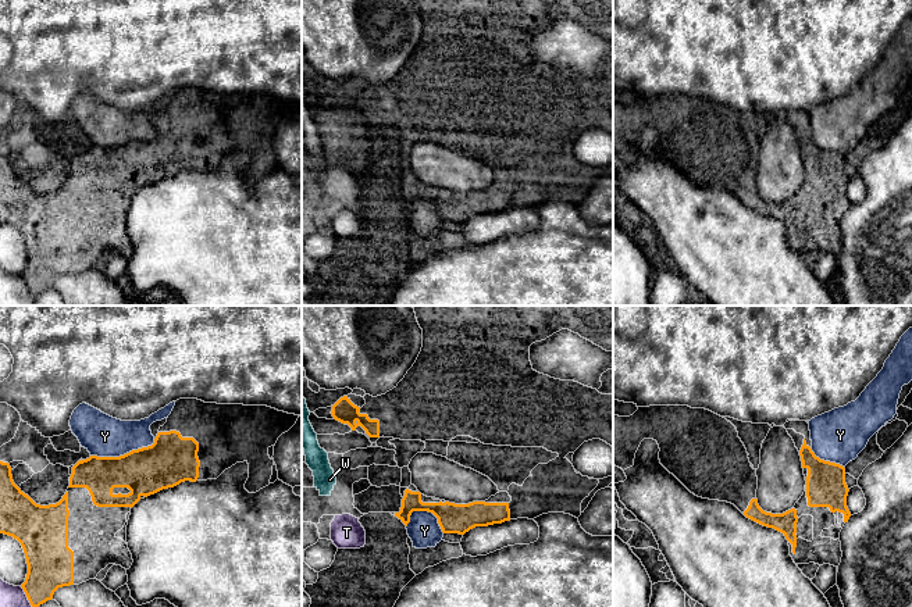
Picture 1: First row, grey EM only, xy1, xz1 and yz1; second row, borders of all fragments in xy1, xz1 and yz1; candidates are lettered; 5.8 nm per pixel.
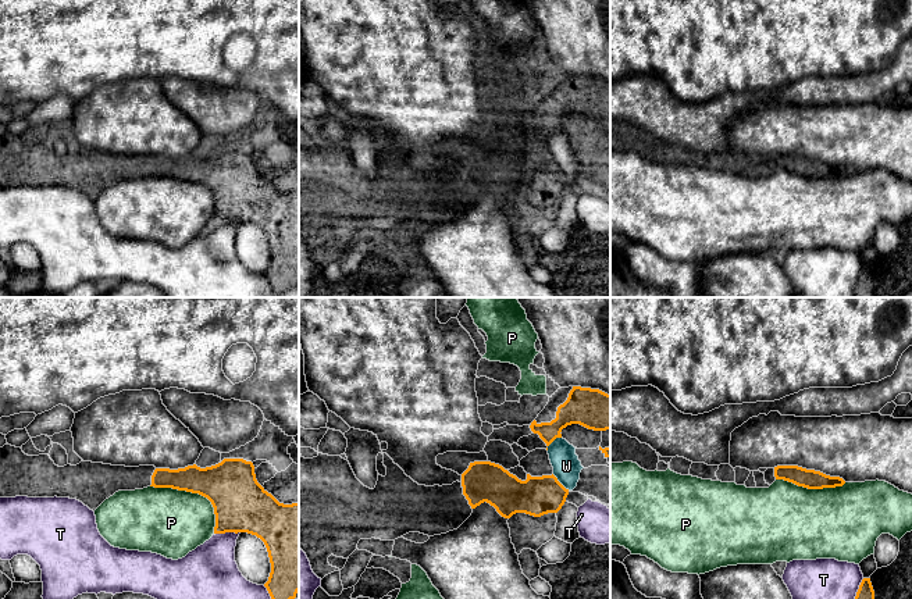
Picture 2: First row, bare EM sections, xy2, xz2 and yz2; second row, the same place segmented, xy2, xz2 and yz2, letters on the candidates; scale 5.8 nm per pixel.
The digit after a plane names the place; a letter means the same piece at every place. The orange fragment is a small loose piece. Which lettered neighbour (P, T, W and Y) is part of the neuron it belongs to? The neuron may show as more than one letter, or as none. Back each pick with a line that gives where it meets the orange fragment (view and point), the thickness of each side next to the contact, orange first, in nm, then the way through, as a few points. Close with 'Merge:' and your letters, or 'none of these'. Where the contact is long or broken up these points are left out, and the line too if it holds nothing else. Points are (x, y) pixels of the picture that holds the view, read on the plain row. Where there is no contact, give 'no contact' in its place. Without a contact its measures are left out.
Merge: none of these

